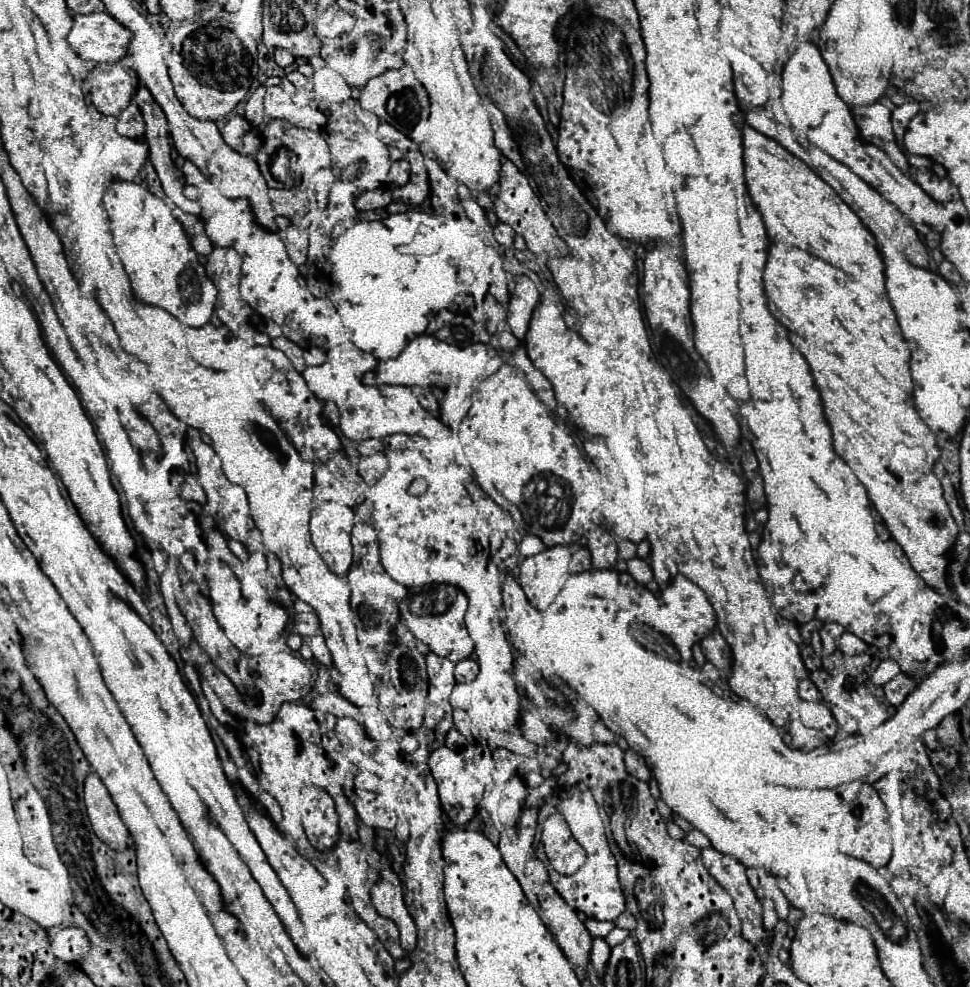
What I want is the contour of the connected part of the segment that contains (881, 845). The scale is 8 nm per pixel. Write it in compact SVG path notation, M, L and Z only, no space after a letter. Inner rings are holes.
M869 784L861 786L855 802L851 804L851 814L855 816L855 826L839 838L839 850L847 856L869 862L875 868L887 866L887 862L891 858L891 838L889 838L889 826L887 826L887 812L885 812L885 806L881 804L881 800L877 798L875 790Z

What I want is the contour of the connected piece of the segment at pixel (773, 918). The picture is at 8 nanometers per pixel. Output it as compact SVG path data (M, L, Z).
M769 898L761 900L761 918L763 918L765 930L773 928L773 926L779 922L779 918L777 918L777 914L775 914L775 910L773 910L773 902L771 902Z

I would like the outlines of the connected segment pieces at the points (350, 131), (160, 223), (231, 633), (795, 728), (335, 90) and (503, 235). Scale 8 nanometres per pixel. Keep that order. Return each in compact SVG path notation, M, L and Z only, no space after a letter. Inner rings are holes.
M339 104L325 124L325 142L331 152L333 160L333 174L335 182L329 192L329 210L335 210L335 206L353 206L355 198L361 196L367 190L379 188L387 182L389 174L389 154L387 148L377 140L377 136L371 136L363 124L355 118L351 118L351 110L347 104Z
M121 180L107 182L103 204L109 214L109 228L117 254L123 260L135 296L145 304L167 310L185 328L205 326L213 312L217 288L205 276L205 268L199 266L197 254L189 246L189 240L169 206L145 186Z
M213 560L213 564L209 564L209 568L205 570L205 578L211 586L209 600L213 604L213 614L217 618L217 624L229 638L231 646L249 656L265 654L271 648L271 644L279 638L281 630L285 626L285 620L287 620L285 608L275 602L269 602L269 600L241 598L241 584L237 586L235 574L229 568L225 568L225 564L221 560Z
M789 720L787 730L793 738L795 748L815 748L815 746L821 746L825 742L825 738L821 738L819 730L807 728L801 720Z
M321 68L315 70L311 76L311 84L313 84L313 96L319 98L349 98L351 86L341 78L341 74L337 74L331 68Z
M497 222L497 226L495 226L495 230L493 230L493 236L495 236L495 240L501 244L501 246L513 246L513 238L515 238L515 232L513 232L513 228L509 226L509 224L505 224L505 222Z

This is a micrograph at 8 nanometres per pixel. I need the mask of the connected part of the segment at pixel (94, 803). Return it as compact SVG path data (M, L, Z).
M89 774L85 778L83 784L83 802L87 808L87 816L93 828L93 834L105 842L105 846L109 846L109 850L125 850L127 846L127 828L115 808L115 804L111 802L111 798L107 796L103 784L99 782L99 778L95 774Z

